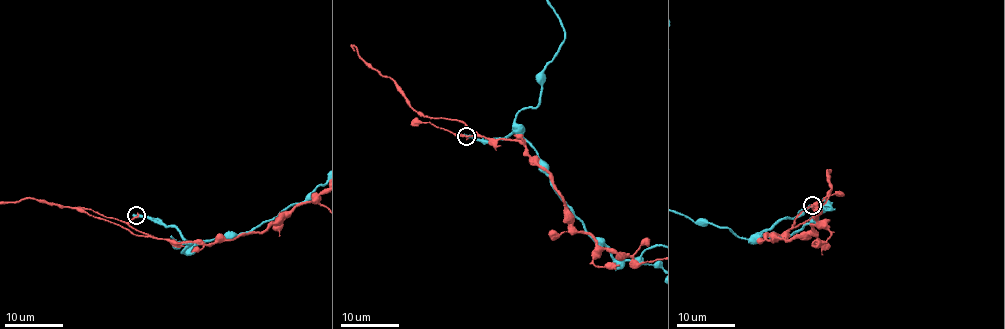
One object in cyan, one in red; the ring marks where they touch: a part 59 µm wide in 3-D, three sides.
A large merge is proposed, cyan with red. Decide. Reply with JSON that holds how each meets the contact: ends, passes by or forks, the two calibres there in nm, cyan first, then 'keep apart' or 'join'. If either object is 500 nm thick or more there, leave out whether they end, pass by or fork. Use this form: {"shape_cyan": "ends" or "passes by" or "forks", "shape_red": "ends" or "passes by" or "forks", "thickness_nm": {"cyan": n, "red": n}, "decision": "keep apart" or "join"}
{"shape_cyan": "ends", "shape_red": "ends", "thickness_nm": {"cyan": 460, "red": 240}, "decision": "keep apart"}

